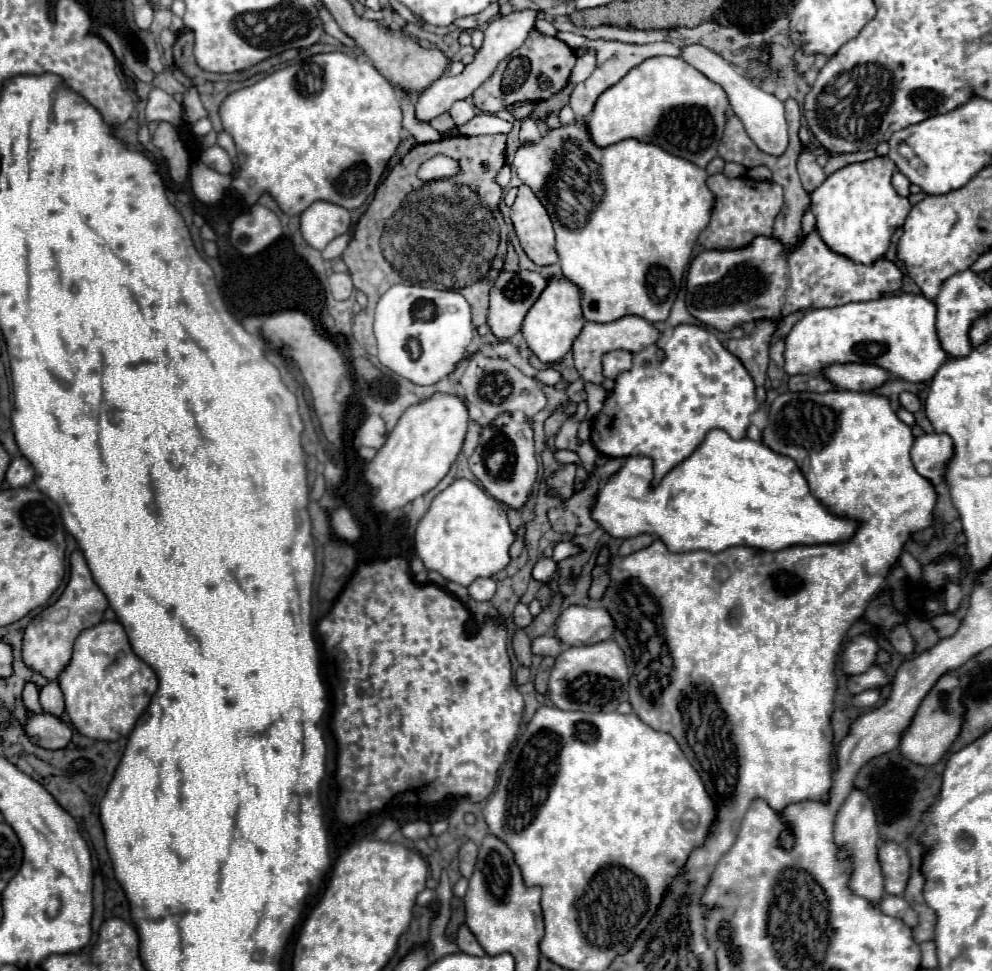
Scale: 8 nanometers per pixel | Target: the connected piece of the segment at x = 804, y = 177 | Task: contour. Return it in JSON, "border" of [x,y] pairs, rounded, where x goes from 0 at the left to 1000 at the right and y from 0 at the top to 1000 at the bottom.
{"border":[[[811,154],[807,161],[805,161],[805,181],[807,181],[807,189],[809,194],[818,200],[824,192],[828,192],[832,187],[832,177],[830,173],[822,167],[822,161]]]}

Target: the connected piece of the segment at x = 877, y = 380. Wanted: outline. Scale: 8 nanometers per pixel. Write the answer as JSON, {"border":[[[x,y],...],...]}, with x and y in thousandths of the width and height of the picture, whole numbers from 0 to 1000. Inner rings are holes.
{"border":[[[838,375],[830,379],[828,383],[842,400],[852,400],[852,402],[880,402],[886,400],[894,389],[896,383],[890,383],[890,379],[882,379],[880,375]]]}

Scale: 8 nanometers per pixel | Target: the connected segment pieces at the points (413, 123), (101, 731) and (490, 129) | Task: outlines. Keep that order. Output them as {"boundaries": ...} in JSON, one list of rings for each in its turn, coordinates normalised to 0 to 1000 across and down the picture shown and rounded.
{"boundaries":[[[[410,95],[406,97],[406,132],[422,146],[422,148],[430,148],[430,146],[443,146],[445,138],[432,128],[432,126],[424,126],[418,119],[418,101]]],[[[102,641],[78,655],[72,684],[59,696],[59,704],[76,752],[96,762],[114,764],[130,758],[140,735],[158,711],[158,696],[152,686],[134,671],[120,641]]],[[[479,119],[475,126],[471,126],[467,132],[463,132],[469,140],[481,140],[481,138],[511,138],[515,134],[515,126],[509,126],[499,119]]]]}

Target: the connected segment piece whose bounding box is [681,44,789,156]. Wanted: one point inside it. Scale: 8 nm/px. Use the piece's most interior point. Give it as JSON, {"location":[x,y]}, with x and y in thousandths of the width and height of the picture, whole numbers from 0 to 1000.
{"location":[769,119]}

